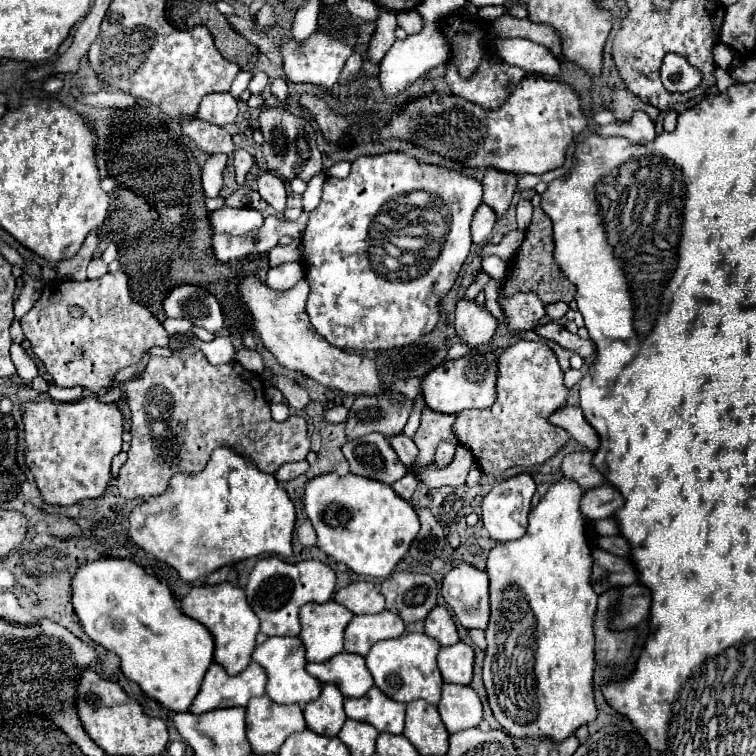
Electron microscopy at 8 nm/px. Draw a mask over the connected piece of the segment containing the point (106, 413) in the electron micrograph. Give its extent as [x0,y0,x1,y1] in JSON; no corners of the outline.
[24,394,124,506]

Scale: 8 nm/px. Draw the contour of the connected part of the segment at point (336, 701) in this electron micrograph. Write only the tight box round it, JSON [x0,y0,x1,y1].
[304,684,346,736]

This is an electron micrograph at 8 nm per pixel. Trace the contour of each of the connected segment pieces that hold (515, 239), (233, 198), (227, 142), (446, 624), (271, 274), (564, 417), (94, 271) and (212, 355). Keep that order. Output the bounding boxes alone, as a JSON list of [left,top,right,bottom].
[[482,230,526,262],[226,188,268,212],[182,116,234,154],[424,606,460,646],[266,262,304,290],[550,404,598,450],[88,258,108,278],[190,334,236,364]]

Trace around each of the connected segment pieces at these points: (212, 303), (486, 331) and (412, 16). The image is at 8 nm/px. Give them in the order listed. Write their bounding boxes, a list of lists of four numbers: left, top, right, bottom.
[[162,284,222,334],[456,300,498,346],[398,10,422,34]]

